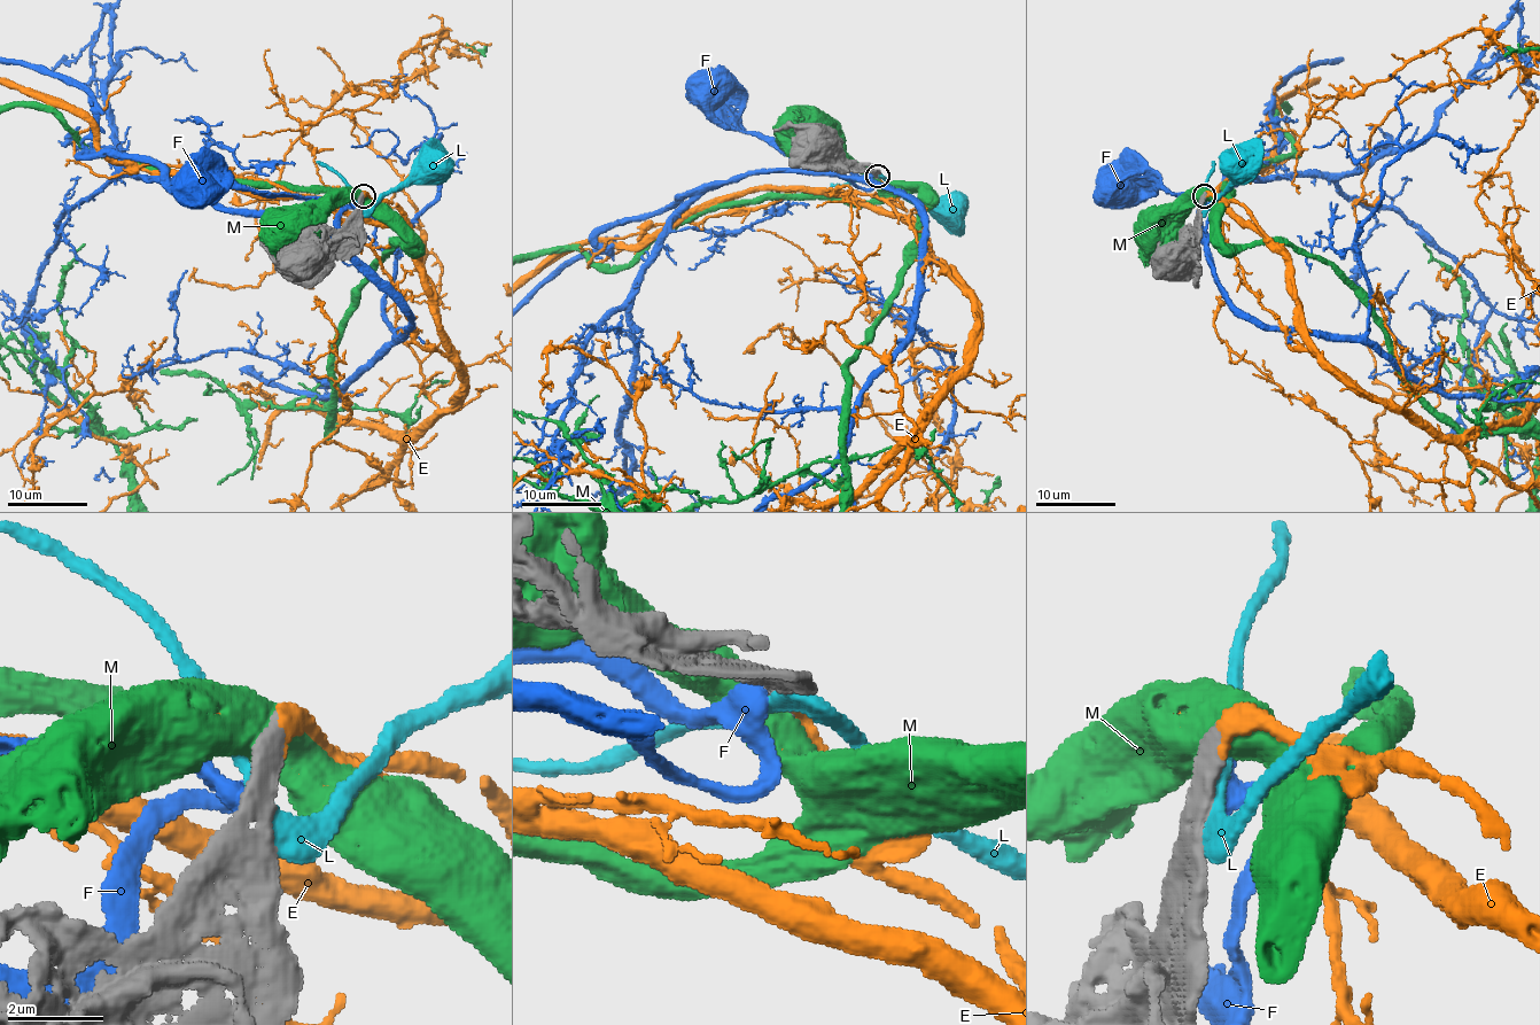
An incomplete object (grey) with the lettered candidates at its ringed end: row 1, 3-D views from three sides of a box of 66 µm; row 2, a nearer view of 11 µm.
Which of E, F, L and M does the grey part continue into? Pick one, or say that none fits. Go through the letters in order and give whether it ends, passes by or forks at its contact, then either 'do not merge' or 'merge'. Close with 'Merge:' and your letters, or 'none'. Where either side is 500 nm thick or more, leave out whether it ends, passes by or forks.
E: it ends | merge
F: it passes by | do not merge
L: it passes by | do not merge
M: do not merge
Merge: E

